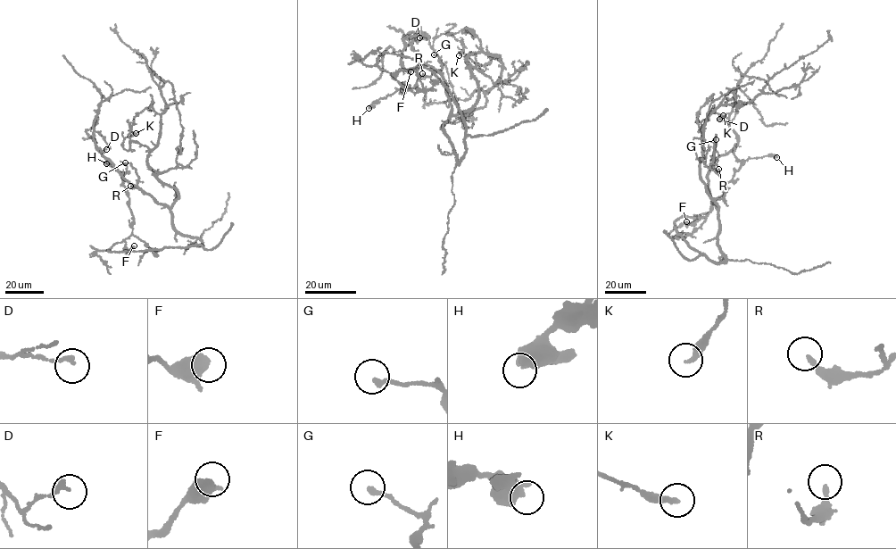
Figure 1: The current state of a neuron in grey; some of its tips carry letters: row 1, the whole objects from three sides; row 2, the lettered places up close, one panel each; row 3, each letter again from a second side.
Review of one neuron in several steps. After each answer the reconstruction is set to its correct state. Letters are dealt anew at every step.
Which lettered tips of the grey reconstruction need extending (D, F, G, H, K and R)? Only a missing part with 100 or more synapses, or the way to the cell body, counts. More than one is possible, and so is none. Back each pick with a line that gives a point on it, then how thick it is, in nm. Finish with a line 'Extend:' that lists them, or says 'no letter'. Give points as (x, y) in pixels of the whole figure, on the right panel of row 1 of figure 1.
Extend: no letter

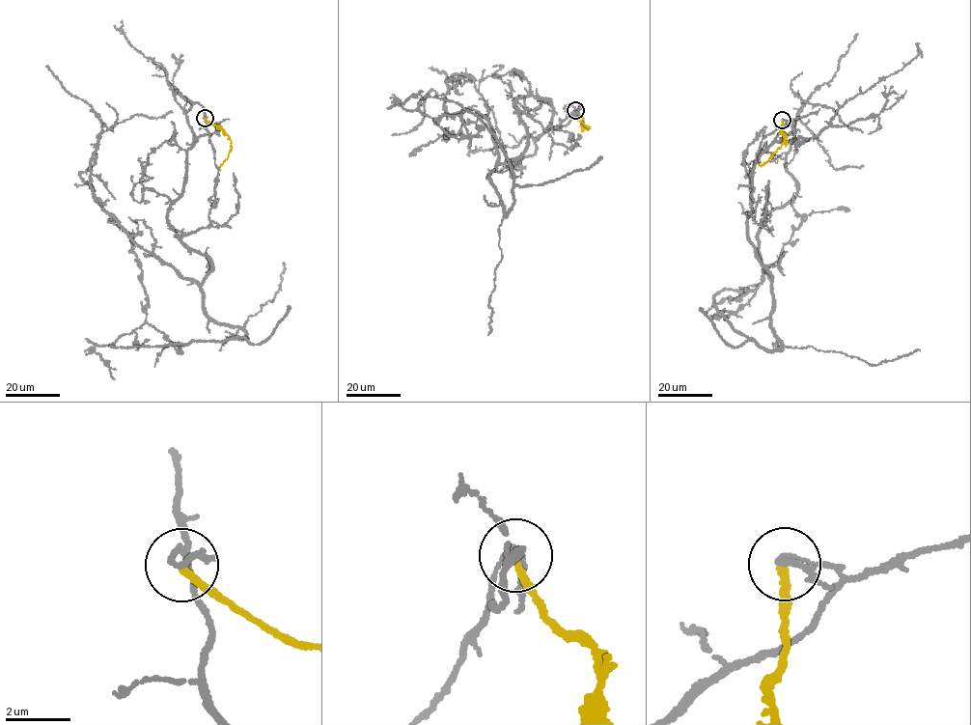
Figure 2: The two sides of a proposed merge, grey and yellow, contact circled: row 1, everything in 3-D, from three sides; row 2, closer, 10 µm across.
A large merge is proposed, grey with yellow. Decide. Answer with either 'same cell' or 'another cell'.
another cell

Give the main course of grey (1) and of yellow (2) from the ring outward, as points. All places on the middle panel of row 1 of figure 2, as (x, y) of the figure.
1: (575, 110), (518, 111), (507, 213), (458, 104), (419, 102), (453, 132), (409, 155)
2: (575, 110), (584, 127), (590, 127), (578, 121), (576, 115)

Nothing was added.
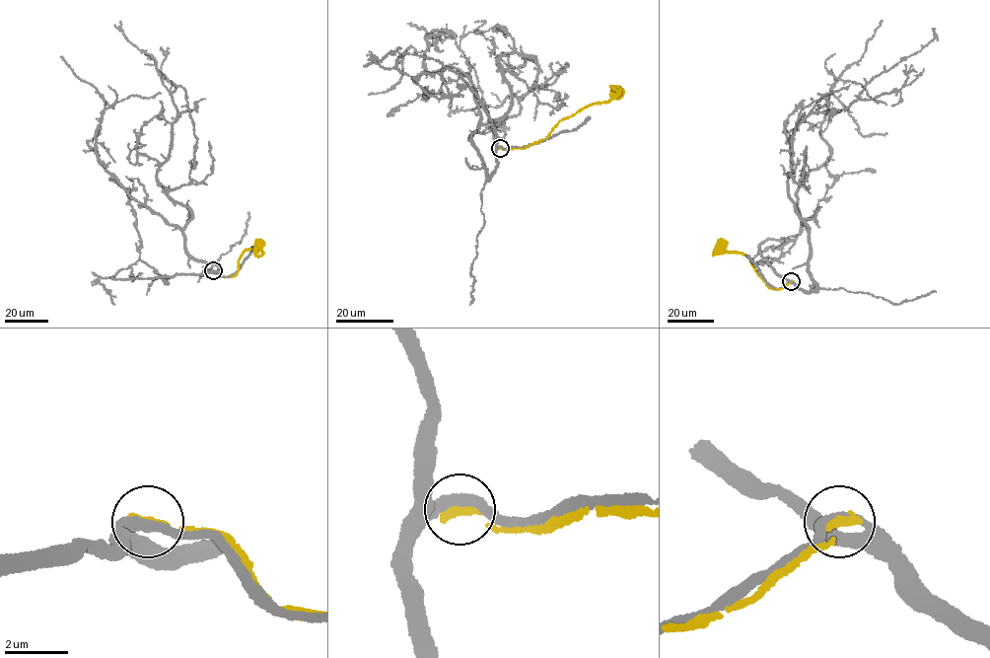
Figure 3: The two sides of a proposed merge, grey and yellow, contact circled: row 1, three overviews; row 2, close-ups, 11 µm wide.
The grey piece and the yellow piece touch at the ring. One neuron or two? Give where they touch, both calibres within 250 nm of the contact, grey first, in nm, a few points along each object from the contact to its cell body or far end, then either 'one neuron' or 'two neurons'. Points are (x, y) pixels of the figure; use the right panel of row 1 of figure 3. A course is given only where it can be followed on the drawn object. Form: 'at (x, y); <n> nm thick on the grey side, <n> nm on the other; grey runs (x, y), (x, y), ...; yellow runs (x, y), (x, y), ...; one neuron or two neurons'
at (791, 281); 320 nm thick on the grey side, 280 nm on the other; grey runs (790, 281), (817, 288), (809, 228), (788, 193), (797, 124), (846, 109), (875, 77), (937, 39); yellow runs (790, 281), (780, 289), (770, 288), (748, 256), (730, 253), (722, 245); two neurons

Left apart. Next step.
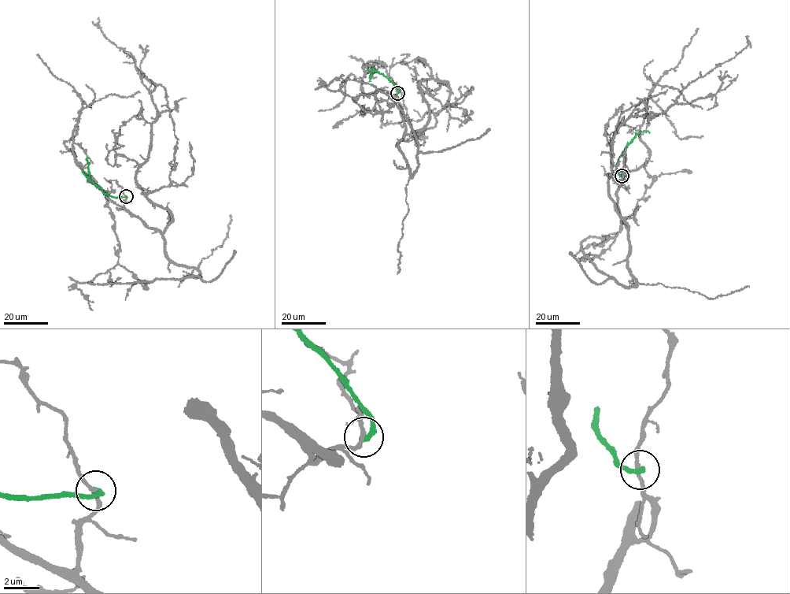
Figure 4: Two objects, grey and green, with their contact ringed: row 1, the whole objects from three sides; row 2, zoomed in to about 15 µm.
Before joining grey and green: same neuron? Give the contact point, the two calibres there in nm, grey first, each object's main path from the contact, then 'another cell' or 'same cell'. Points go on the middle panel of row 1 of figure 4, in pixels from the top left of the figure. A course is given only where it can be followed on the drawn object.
(397, 93) | 200/320 nm | grey via (397, 93), (405, 128), (396, 144), (412, 175), (413, 130), (373, 86), (341, 84), (368, 109), (333, 128) | green via (397, 93), (385, 76), (374, 69), (369, 81) | another cell

